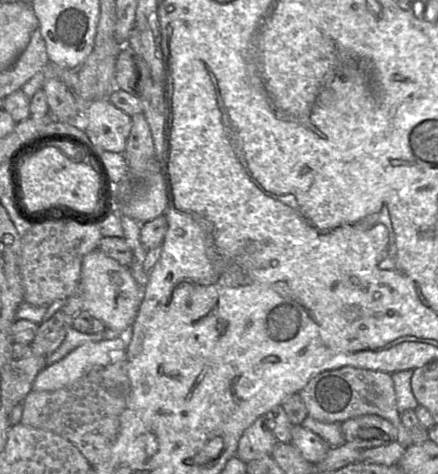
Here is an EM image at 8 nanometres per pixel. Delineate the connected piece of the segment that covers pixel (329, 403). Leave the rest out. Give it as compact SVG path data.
M345 366L326 370L311 378L298 392L306 406L308 416L315 420L333 423L362 415L375 414L388 420L396 429L396 442L404 447L413 444L408 431L402 425L397 408L394 382L390 373Z

